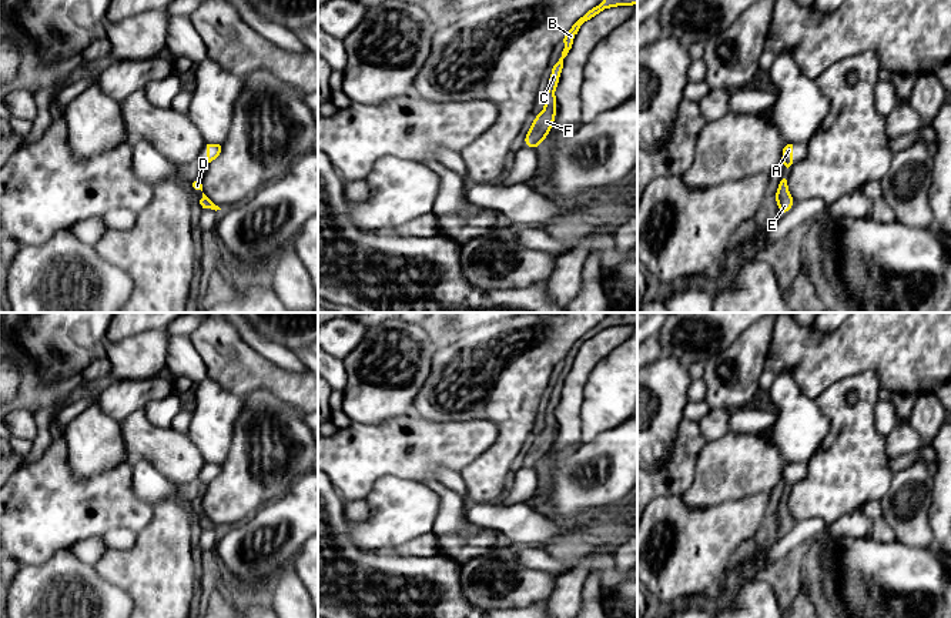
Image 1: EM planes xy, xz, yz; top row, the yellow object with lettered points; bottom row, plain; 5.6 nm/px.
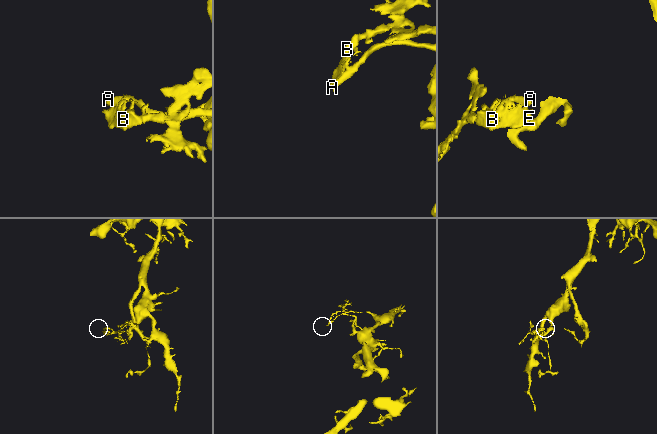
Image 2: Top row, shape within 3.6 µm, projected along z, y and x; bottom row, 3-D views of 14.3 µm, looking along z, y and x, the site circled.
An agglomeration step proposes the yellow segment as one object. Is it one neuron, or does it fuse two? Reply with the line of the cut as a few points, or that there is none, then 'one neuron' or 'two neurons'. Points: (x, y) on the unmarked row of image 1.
no cut | one neuron

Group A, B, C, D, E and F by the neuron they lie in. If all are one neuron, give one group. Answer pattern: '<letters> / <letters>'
A B C D E F

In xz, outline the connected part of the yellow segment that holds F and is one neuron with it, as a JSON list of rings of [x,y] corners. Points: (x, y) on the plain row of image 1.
[[[609,313],[596,327],[589,330],[583,337],[580,337],[563,358],[565,368],[562,377],[553,385],[550,397],[548,400],[548,408],[545,412],[545,428],[540,434],[533,435],[533,444],[529,448],[526,457],[523,458],[522,467],[540,468],[542,461],[548,457],[553,447],[555,435],[557,431],[557,420],[555,417],[556,407],[560,402],[560,392],[563,388],[563,378],[567,375],[580,345],[599,334],[603,330],[617,325],[634,325],[637,324],[637,313]]]

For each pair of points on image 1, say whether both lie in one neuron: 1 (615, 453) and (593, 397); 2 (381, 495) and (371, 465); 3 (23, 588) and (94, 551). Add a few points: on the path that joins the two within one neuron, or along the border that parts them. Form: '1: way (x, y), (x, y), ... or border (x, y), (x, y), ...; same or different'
1: border (622, 421), (582, 443); different
2: border (411, 480), (379, 477), (364, 498); different
3: border (70, 548), (80, 560), (93, 565); different

